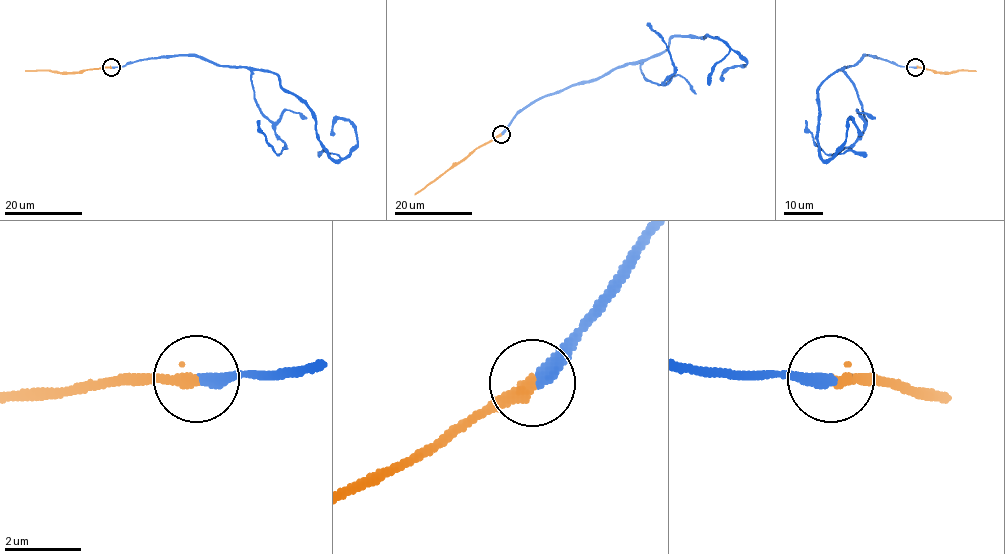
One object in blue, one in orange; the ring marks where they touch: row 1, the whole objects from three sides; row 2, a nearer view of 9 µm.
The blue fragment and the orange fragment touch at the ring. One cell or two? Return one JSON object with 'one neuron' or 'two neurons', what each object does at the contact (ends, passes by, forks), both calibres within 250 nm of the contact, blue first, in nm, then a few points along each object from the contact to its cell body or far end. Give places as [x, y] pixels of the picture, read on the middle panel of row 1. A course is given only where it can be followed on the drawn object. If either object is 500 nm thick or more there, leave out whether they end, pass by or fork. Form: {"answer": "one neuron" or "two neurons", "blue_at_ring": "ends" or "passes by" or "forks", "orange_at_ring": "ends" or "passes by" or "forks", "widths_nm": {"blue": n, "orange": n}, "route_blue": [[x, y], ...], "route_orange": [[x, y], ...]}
{"answer": "one neuron", "blue_at_ring": "ends", "orange_at_ring": "ends", "widths_nm": {"blue": 340, "orange": 360}, "route_blue": [[501, 134], [536, 100], [660, 55], [673, 36], [718, 37], [734, 50], [747, 62], [726, 69], [722, 81]], "route_orange": [[501, 134], [454, 163], [415, 194]]}

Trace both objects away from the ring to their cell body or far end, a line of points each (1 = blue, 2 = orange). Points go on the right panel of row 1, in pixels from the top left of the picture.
1: (915, 67), (865, 55), (817, 88), (821, 159), (829, 160), (844, 143), (851, 119), (862, 135)
2: (915, 67), (943, 73), (976, 71)

